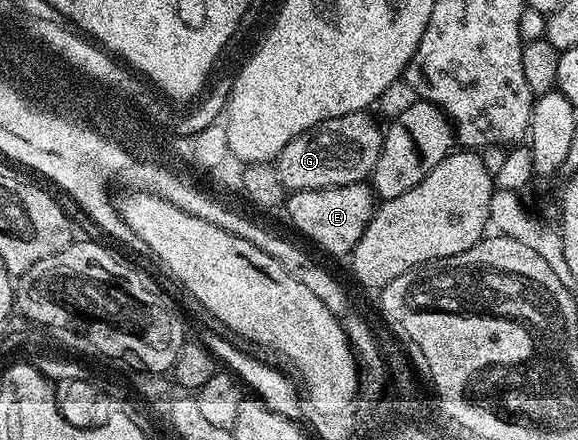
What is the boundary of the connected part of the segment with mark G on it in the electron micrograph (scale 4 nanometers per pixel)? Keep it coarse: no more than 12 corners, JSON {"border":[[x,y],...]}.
{"border":[[370,112],[323,121],[273,164],[284,190],[366,182],[384,130]]}

